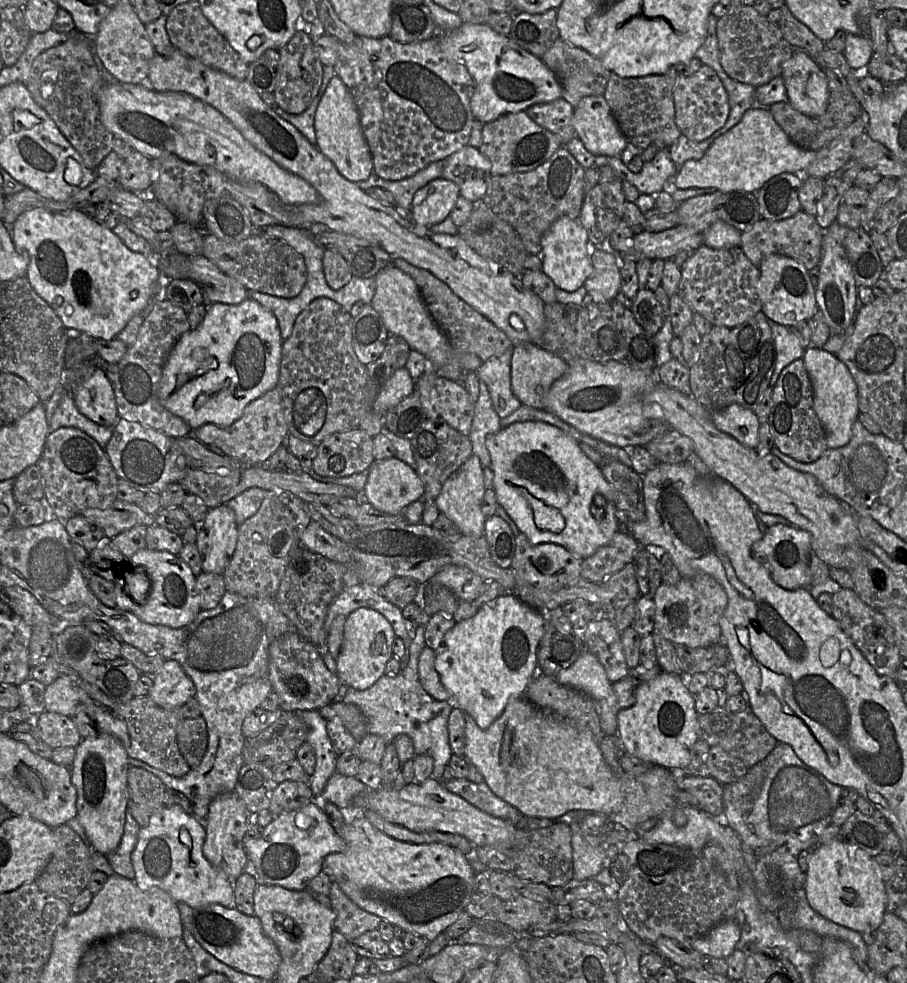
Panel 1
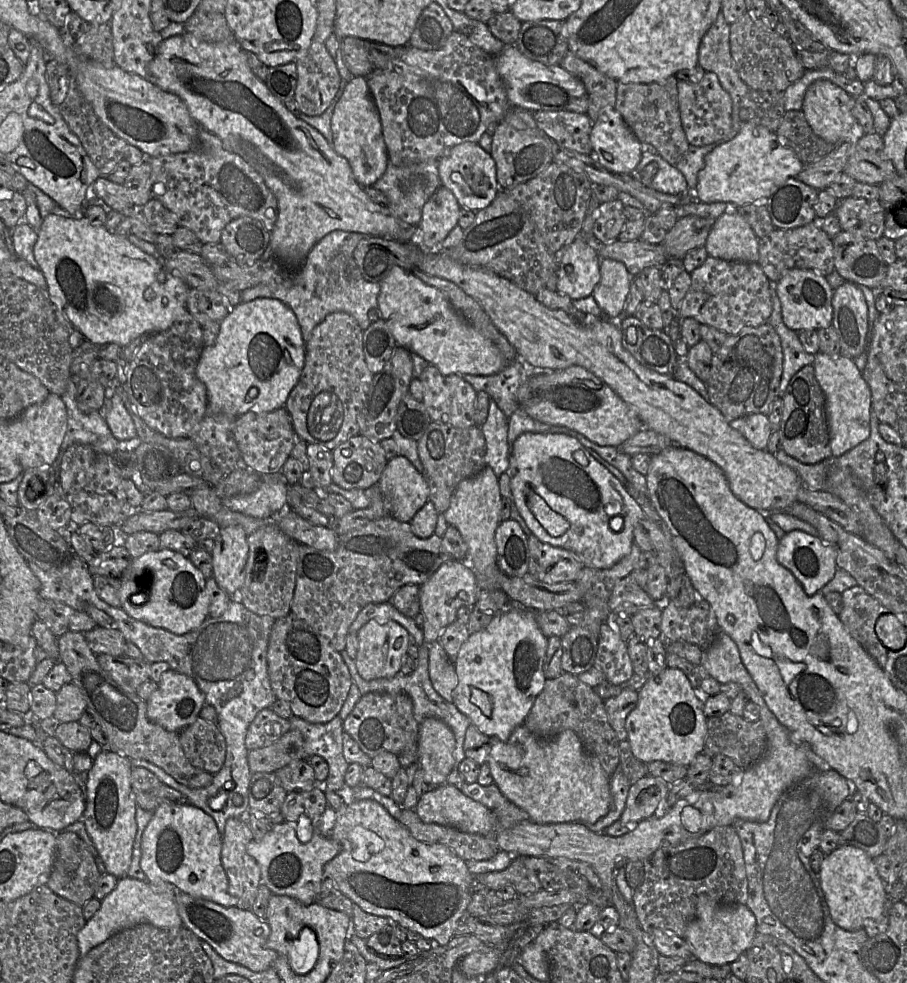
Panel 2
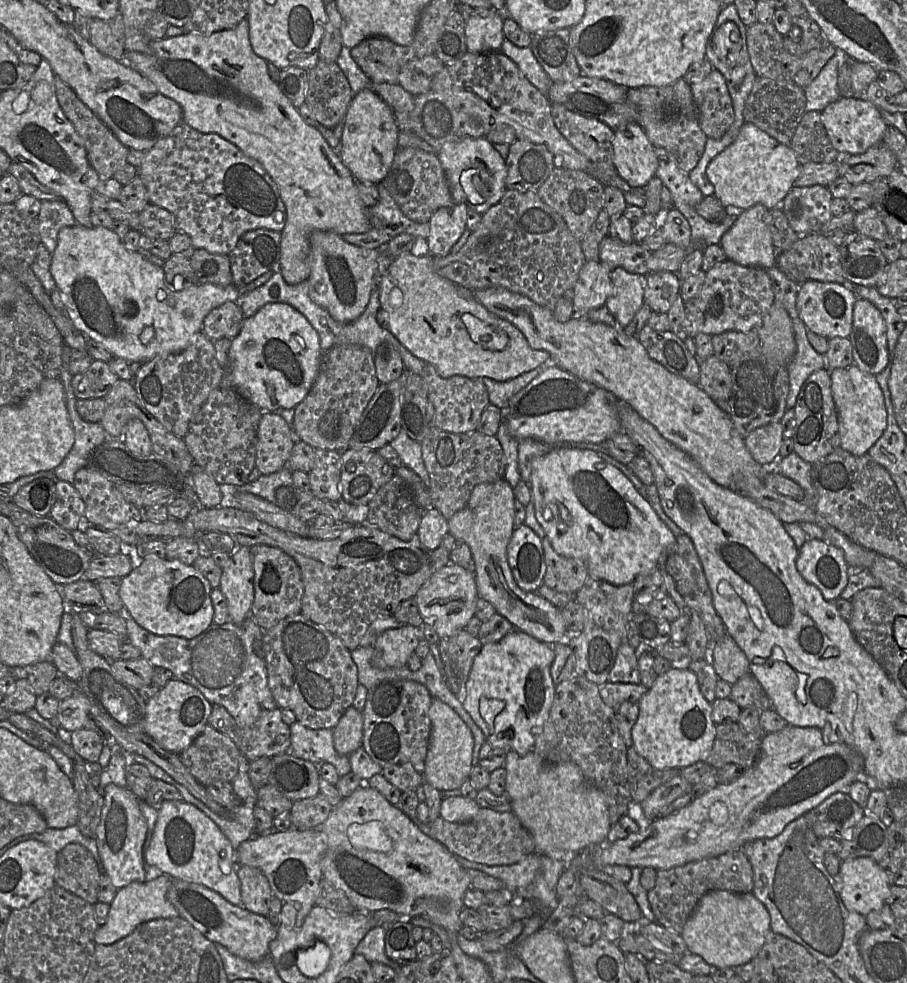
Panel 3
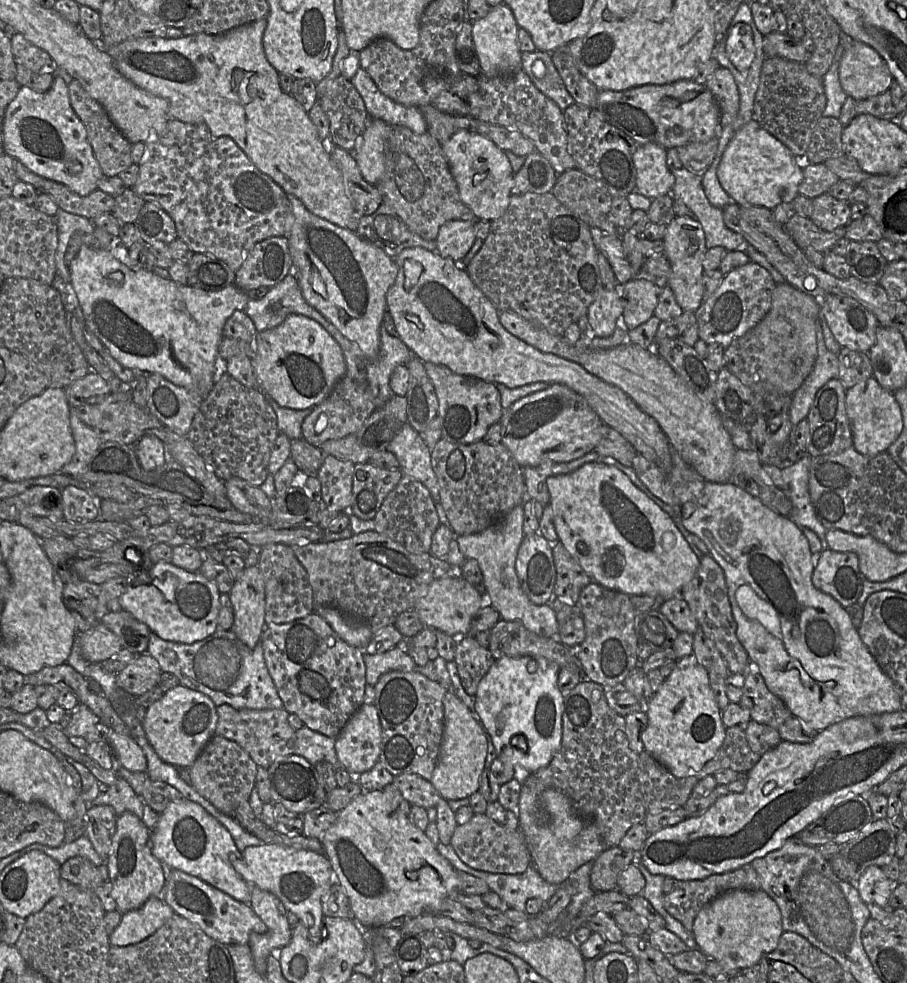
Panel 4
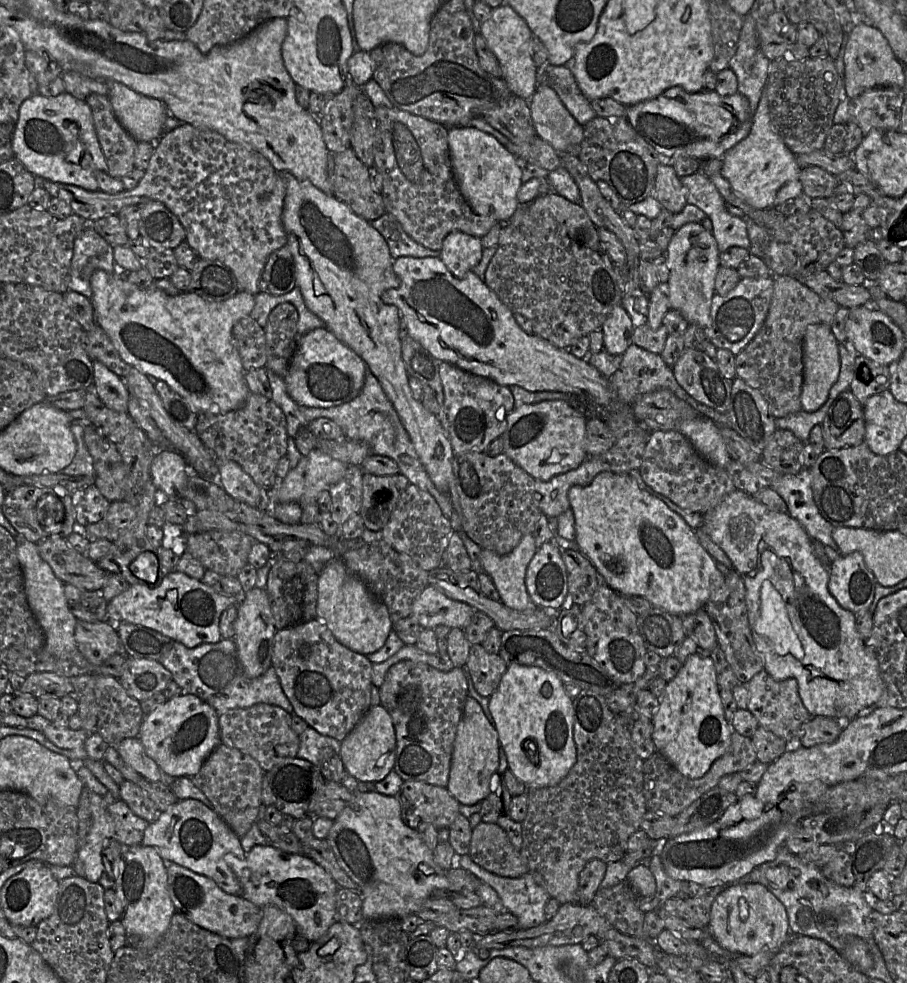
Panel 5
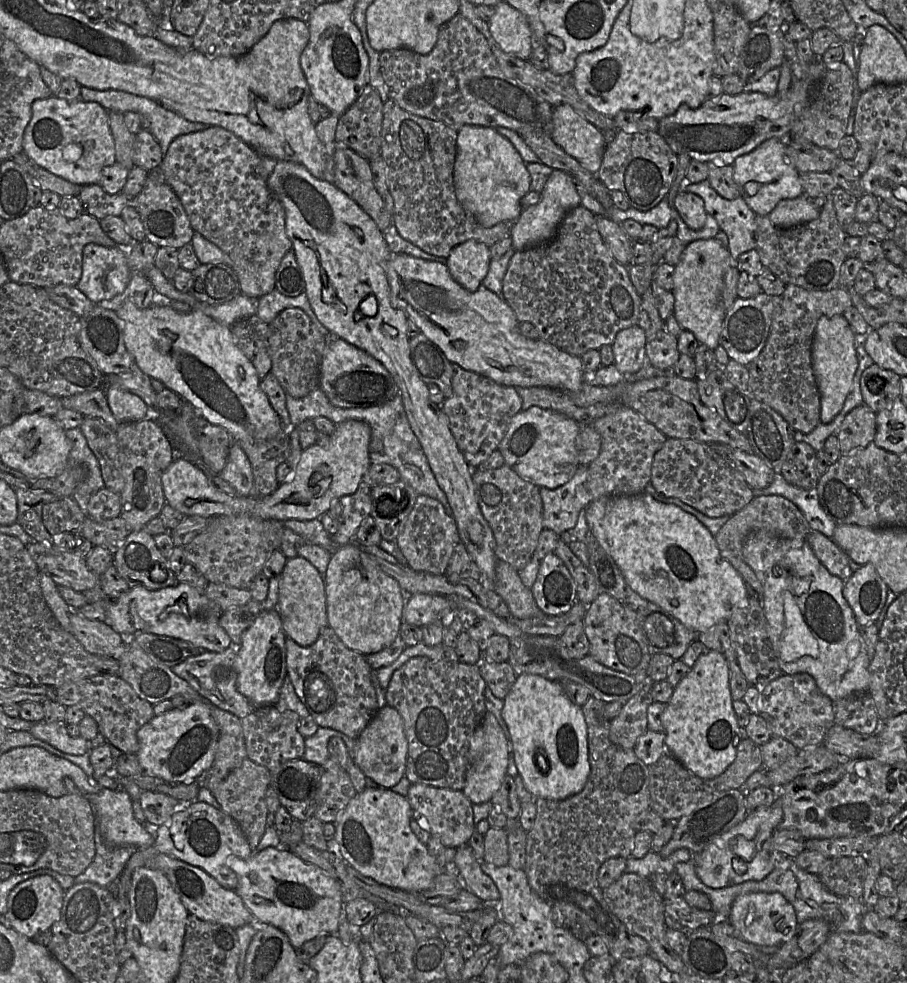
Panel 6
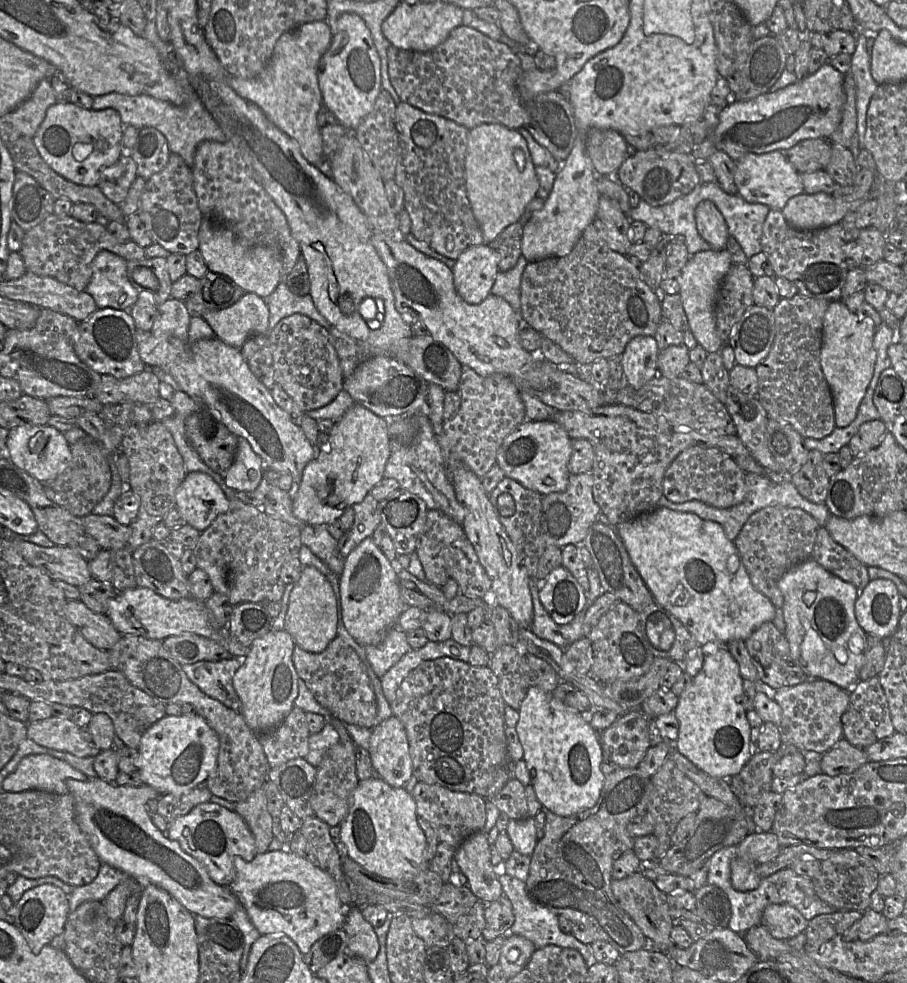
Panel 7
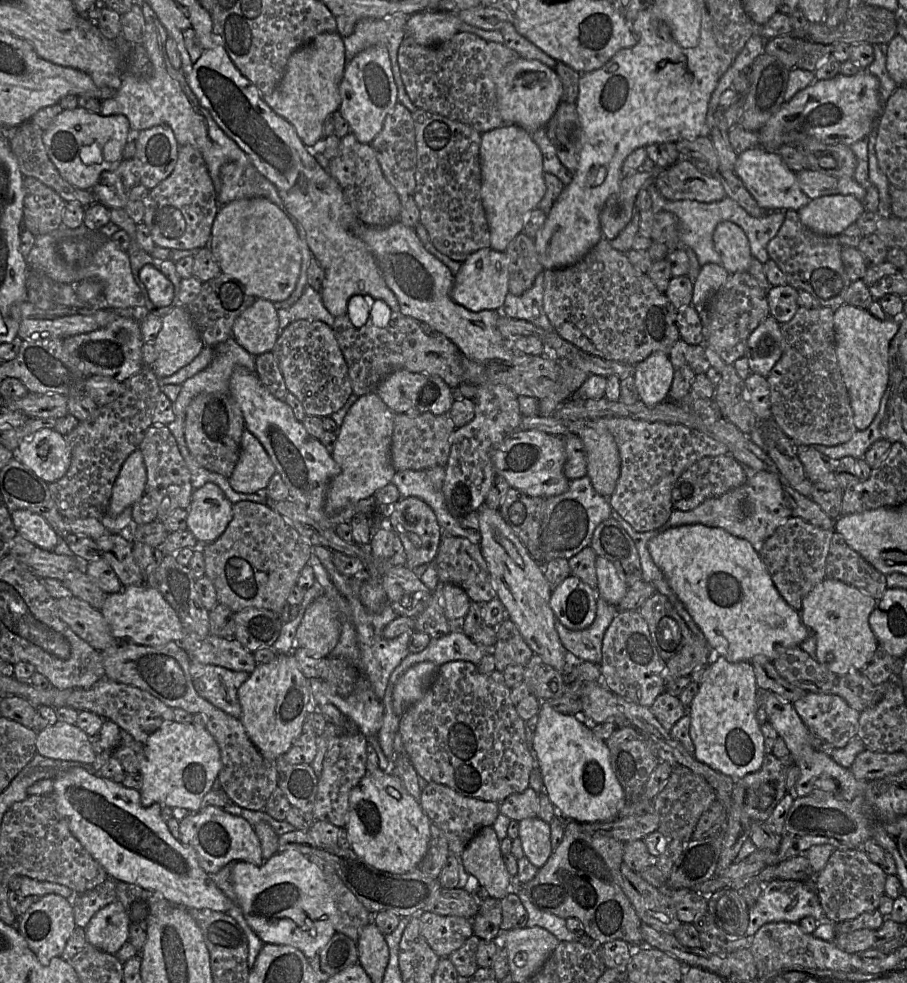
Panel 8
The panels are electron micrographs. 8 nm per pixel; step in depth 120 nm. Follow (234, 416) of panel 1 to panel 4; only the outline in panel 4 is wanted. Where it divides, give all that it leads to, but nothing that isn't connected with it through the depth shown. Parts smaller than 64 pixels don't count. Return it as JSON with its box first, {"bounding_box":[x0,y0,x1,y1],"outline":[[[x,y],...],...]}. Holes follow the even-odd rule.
{"bounding_box":[250,314,347,410],"outline":[[[290,314],[278,326],[258,332],[250,360],[265,395],[282,407],[300,410],[322,403],[347,370],[337,341],[318,322],[300,314]]]}

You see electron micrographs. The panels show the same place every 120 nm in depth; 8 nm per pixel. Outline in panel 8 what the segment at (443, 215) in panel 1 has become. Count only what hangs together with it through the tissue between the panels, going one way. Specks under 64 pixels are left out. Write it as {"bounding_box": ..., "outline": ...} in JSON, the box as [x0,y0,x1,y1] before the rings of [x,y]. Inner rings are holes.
{"bounding_box":[450,248,509,312],"outline":[[[484,248],[471,254],[455,275],[450,296],[457,304],[474,312],[501,311],[509,293],[509,260],[504,252]]]}

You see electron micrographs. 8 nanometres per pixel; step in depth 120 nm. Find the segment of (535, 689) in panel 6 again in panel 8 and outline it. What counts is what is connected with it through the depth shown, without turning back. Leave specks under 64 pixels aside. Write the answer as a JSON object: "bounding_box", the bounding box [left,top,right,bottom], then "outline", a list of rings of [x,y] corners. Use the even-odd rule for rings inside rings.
{"bounding_box":[532,701,625,822],"outline":[[[541,701],[532,739],[532,753],[539,768],[544,791],[564,820],[577,822],[607,822],[618,818],[625,805],[625,789],[611,766],[610,752],[604,740],[598,738],[574,715],[557,712],[547,701]]]}

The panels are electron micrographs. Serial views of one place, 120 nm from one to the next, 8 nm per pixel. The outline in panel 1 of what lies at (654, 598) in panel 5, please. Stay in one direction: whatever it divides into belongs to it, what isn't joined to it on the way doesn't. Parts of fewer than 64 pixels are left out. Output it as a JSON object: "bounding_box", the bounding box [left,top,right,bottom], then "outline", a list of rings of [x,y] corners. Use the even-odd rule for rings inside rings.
{"bounding_box":[486,421,622,559],"outline":[[[538,421],[514,422],[506,427],[502,427],[497,433],[489,435],[486,438],[486,447],[491,458],[491,468],[494,474],[493,489],[495,491],[497,503],[507,512],[509,517],[515,522],[521,532],[527,536],[531,543],[557,544],[563,546],[577,557],[586,559],[587,557],[593,555],[600,547],[609,543],[616,532],[622,530],[622,526],[619,524],[618,520],[616,528],[613,529],[608,528],[607,524],[602,524],[602,522],[599,522],[595,518],[595,510],[597,509],[597,506],[595,506],[595,504],[593,503],[594,496],[596,494],[601,494],[606,499],[606,502],[614,501],[615,503],[615,489],[603,476],[600,466],[594,463],[590,458],[588,458],[586,454],[581,450],[579,443],[560,428],[547,424],[545,422]]]}

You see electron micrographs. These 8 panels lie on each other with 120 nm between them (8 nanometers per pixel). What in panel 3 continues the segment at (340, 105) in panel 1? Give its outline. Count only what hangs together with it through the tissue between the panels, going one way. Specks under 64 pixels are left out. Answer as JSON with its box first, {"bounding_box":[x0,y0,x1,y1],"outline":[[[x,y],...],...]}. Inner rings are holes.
{"bounding_box":[337,89,399,185],"outline":[[[363,89],[353,96],[349,104],[337,154],[356,181],[377,185],[391,167],[398,149],[399,131],[391,107],[374,90]]]}

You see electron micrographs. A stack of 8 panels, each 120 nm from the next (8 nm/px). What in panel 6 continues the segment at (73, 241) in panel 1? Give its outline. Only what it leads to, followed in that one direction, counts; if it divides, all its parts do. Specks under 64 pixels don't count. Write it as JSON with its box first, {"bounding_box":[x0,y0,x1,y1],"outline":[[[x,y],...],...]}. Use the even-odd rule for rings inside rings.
{"bounding_box":[116,300,282,441],"outline":[[[125,300],[116,313],[125,324],[125,346],[135,364],[151,379],[161,381],[182,400],[188,401],[207,421],[224,428],[233,441],[267,440],[282,431],[281,419],[260,388],[261,379],[236,344],[230,327],[216,322],[199,309],[188,313],[177,312],[169,305],[140,309],[129,300]]]}

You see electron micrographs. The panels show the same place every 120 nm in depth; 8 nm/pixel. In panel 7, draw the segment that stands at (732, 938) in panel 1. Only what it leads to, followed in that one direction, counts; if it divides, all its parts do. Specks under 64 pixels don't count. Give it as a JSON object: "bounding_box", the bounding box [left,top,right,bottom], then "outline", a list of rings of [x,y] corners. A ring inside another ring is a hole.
{"bounding_box":[761,904,808,939],"outline":[[[788,904],[768,905],[762,914],[761,925],[777,939],[790,939],[804,933],[808,920],[793,906]]]}

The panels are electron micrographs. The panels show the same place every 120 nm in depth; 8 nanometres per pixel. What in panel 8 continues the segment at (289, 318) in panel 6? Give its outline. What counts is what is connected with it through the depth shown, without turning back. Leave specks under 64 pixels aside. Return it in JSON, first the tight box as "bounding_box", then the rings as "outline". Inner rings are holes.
{"bounding_box":[272,320,353,417],"outline":[[[318,320],[290,323],[278,336],[272,350],[288,391],[303,405],[307,415],[330,417],[353,394],[348,366],[334,332]]]}

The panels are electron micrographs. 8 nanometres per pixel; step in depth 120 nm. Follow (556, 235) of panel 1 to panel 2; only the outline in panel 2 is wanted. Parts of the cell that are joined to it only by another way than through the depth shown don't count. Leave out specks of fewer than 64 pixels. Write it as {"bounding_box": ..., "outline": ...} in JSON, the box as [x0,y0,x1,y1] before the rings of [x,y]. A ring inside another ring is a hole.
{"bounding_box":[555,236,600,300],"outline":[[[583,236],[555,252],[558,263],[557,289],[572,300],[592,295],[599,283],[600,256]]]}

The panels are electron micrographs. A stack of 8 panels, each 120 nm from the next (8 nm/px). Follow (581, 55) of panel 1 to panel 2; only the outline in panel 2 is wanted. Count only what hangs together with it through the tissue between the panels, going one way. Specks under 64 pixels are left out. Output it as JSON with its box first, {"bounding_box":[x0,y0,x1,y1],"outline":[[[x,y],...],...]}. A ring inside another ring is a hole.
{"bounding_box":[559,50,616,121],"outline":[[[570,50],[559,66],[584,84],[589,101],[586,114],[592,121],[597,120],[605,111],[611,111],[615,107],[616,80],[605,75],[592,64],[575,56]]]}

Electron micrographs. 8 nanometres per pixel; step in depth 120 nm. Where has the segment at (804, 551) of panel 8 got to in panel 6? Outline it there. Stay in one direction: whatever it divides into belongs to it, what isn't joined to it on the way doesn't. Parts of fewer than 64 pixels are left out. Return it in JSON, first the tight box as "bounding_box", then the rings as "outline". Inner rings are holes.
{"bounding_box":[714,495,811,594],"outline":[[[755,495],[745,508],[731,515],[728,521],[714,535],[721,556],[742,576],[744,581],[758,594],[763,586],[753,569],[743,558],[743,544],[748,534],[754,530],[764,530],[787,539],[805,539],[811,531],[800,509],[787,498],[780,495]]]}

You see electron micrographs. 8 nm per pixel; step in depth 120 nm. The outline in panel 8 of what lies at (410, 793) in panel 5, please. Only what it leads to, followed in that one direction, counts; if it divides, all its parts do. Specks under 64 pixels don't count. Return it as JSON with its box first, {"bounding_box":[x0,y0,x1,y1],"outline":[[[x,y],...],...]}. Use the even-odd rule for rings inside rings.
{"bounding_box":[419,783,500,855],"outline":[[[428,783],[421,791],[419,804],[426,815],[444,833],[450,854],[460,855],[473,836],[482,828],[492,826],[500,814],[499,802],[463,796],[452,788]]]}

